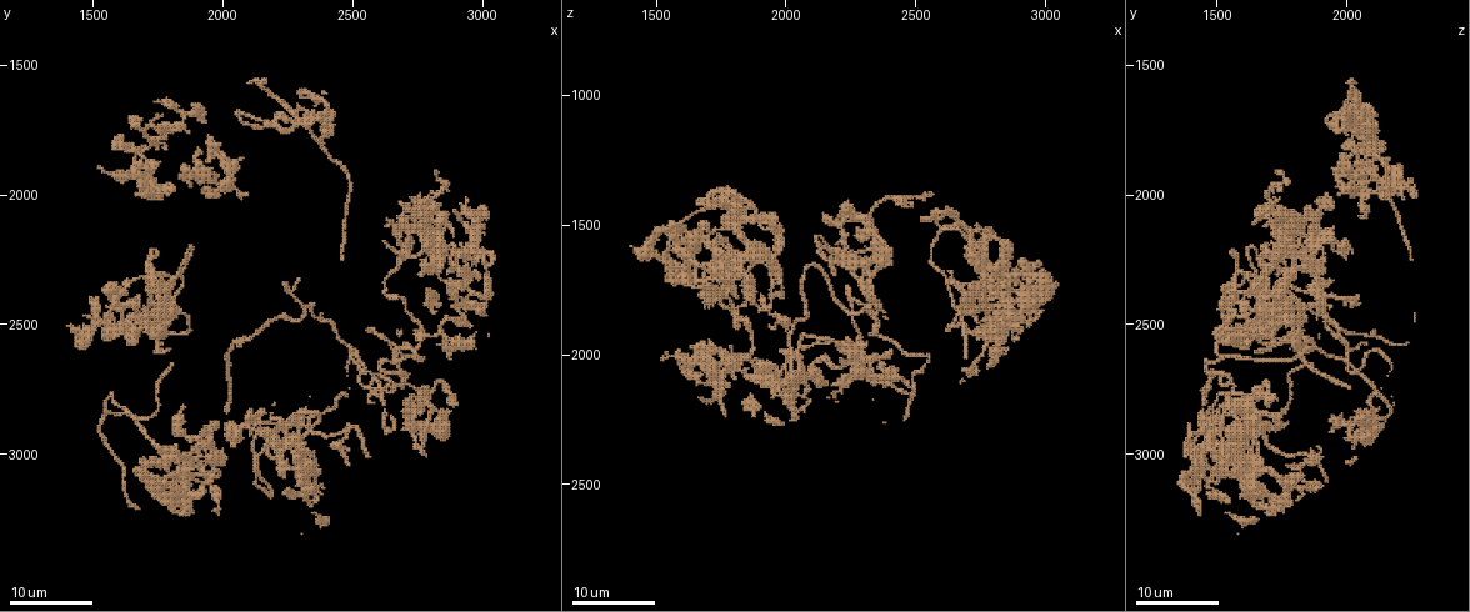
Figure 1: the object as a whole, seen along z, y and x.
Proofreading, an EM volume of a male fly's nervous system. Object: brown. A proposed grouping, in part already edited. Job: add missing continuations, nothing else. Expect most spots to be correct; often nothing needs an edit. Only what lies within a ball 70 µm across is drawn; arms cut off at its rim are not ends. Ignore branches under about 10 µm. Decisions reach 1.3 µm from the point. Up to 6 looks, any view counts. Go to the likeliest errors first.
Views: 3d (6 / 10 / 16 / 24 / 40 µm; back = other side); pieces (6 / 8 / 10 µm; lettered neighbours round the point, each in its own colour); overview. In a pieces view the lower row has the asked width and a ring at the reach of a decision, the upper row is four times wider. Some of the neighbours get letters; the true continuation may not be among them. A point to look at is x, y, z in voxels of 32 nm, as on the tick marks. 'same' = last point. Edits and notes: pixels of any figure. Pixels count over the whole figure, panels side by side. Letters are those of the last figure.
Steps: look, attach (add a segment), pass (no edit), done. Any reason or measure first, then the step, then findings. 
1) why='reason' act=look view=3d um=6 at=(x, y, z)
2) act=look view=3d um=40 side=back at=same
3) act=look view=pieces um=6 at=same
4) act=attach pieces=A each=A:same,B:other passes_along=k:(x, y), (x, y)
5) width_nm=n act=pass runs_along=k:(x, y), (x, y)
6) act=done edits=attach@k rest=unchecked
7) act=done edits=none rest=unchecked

why='an open end' act=look view=3d um=16 at=(1640, 2330, 1600)

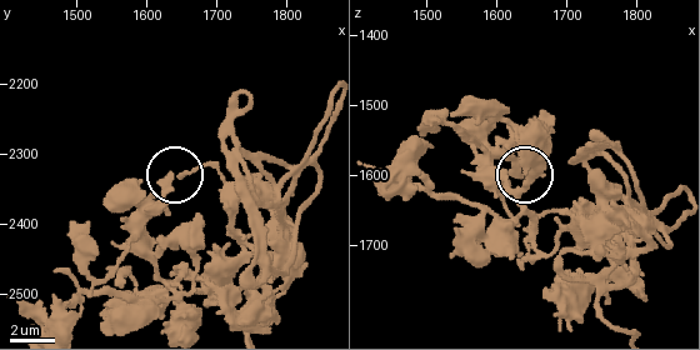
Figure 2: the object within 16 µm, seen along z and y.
act=look view=pieces um=8 at=(1630, 2325, 1605)

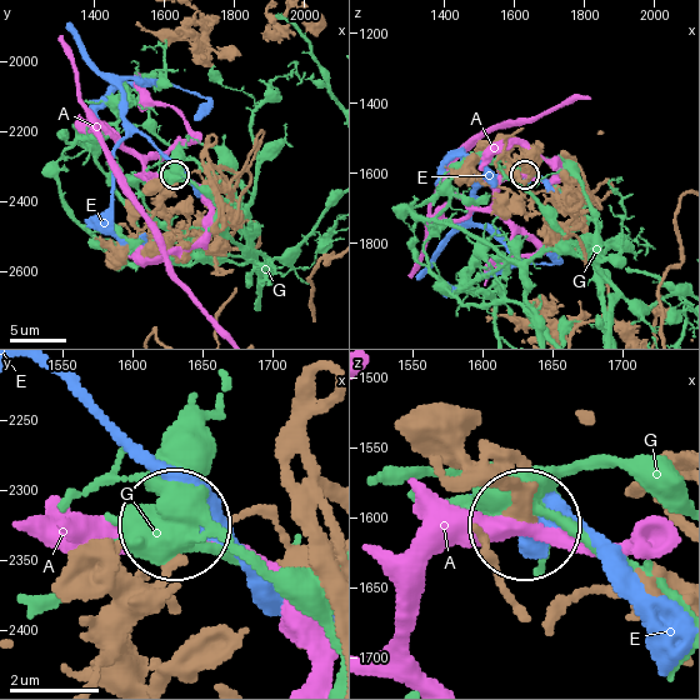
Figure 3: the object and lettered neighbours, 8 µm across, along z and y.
act=pass each=A:other,E:other,G:other found='none of them fits'

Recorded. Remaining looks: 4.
why='an open end' act=look view=3d um=24 at=(2560, 3000, 1390)

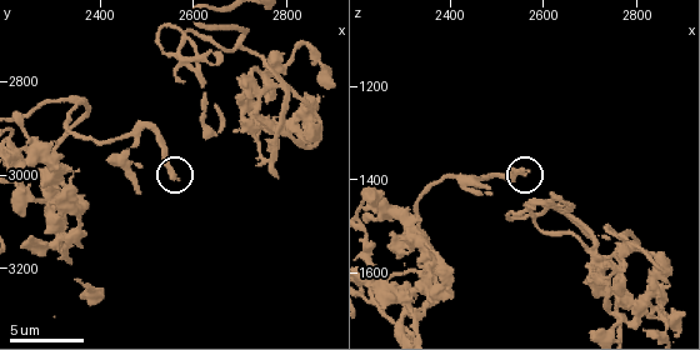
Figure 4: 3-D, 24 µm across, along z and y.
act=look view=pieces um=6 at=(2555, 3000, 1385)

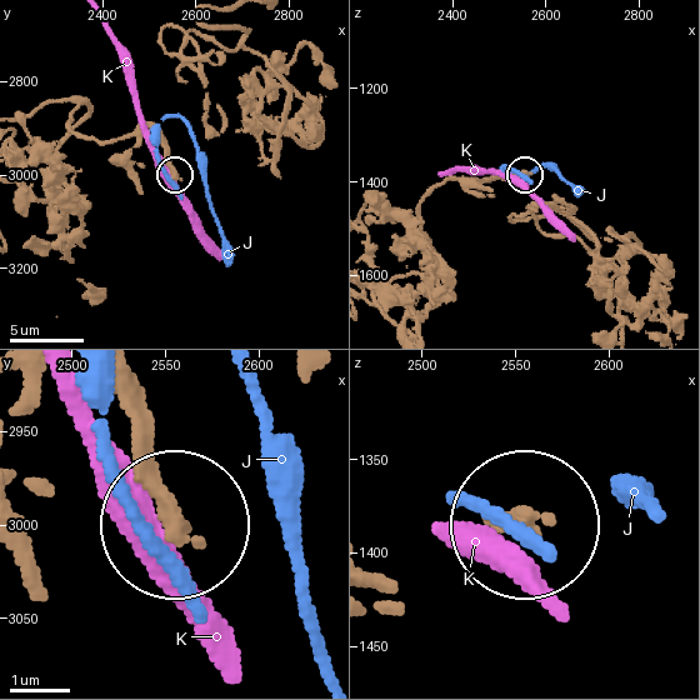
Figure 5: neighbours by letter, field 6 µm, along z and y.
width_nm=300 act=pass each=J:other,K:other found='no lettered segment goes on from it'

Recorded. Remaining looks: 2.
why='an open end' act=look view=3d um=24 at=(2610, 2190, 1710)

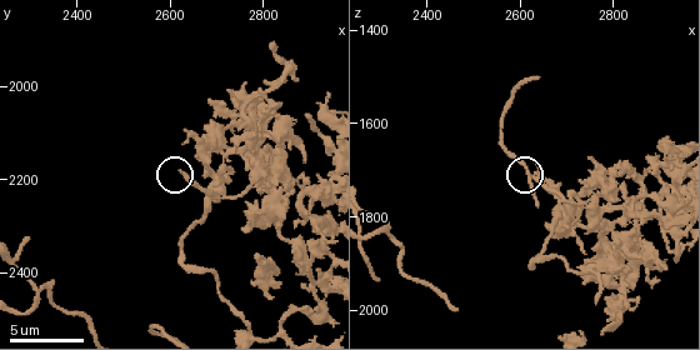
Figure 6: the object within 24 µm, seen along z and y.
act=look view=pieces um=8 at=same

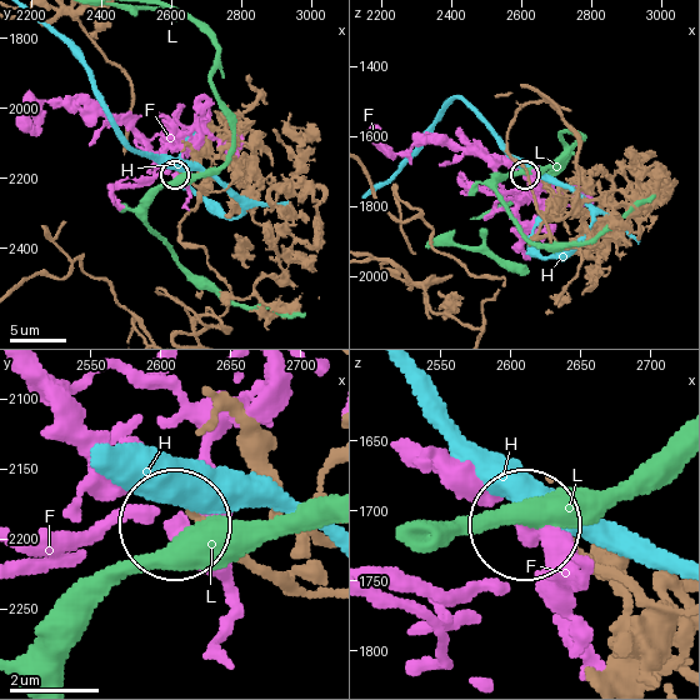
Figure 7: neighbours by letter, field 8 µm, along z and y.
width_nm=160 act=pass each=F:other,H:other,L:other runs_along=7:(291, 564), (273, 575), (250, 568), (186, 511) found='none of them fits'

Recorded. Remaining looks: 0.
act=done edits=none rest=unchecked

